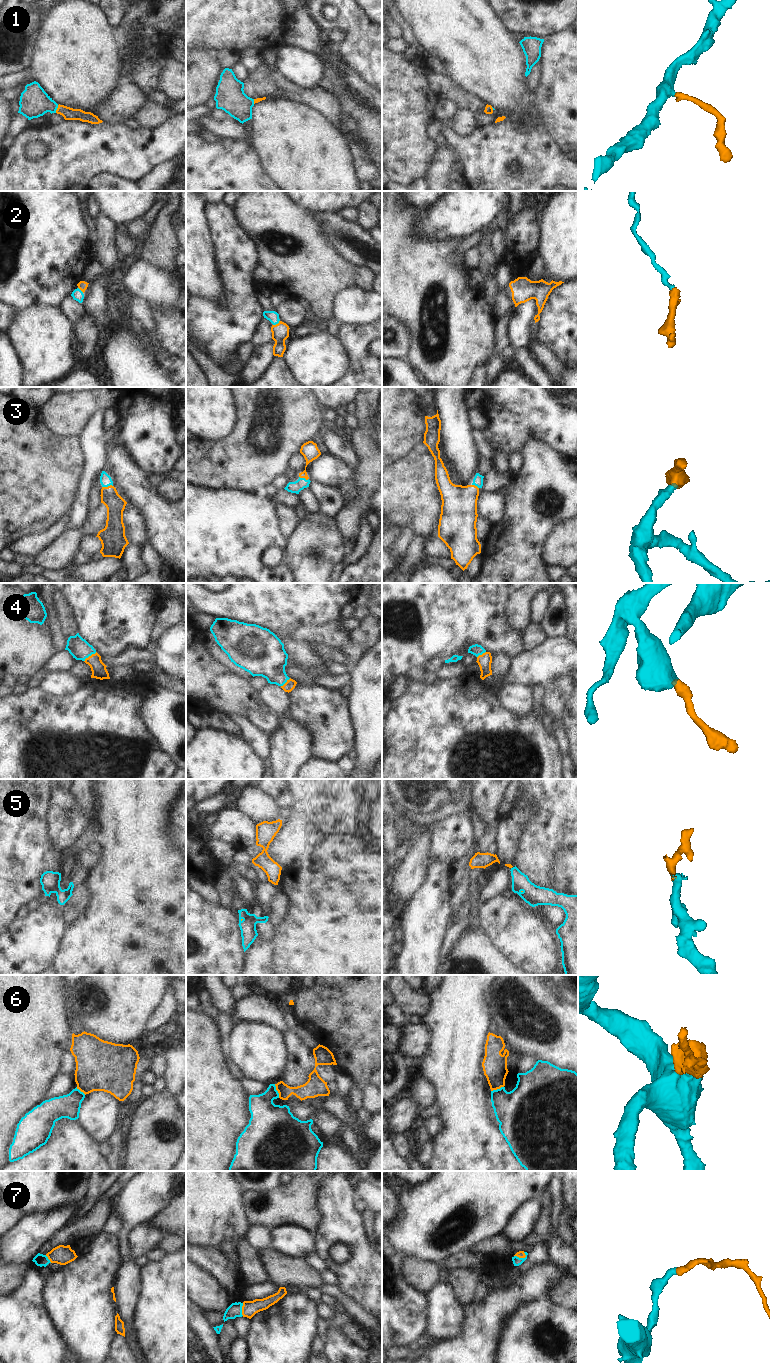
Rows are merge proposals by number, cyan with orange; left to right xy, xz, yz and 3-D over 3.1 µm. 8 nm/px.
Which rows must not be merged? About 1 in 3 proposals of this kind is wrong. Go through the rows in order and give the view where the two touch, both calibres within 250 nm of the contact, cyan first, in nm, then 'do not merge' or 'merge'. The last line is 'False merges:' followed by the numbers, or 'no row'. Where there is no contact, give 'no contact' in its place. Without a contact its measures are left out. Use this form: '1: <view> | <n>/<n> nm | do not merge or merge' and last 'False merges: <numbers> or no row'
1: xy | 240/100 nm | merge
2: xz | 90/140 nm | merge
3: xy | 90/160 nm | merge
4: xy | 170/120 nm | merge
5: xz | 130/20 nm | merge
6: xz | 280/130 nm | do not merge
7: xz | 110/120 nm | merge
False merges: 6

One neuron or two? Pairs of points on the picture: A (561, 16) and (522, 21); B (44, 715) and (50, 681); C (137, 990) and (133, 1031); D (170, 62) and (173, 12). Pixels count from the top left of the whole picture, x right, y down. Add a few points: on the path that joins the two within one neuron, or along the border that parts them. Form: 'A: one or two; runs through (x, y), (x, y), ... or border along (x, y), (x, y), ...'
A: one; runs through (551, 16), (532, 16)
B: two; border along (39, 687), (57, 696), (72, 693)
C: one; runs through (133, 1000), (133, 1021)
D: two; border along (168, 57), (165, 59), (159, 79)

